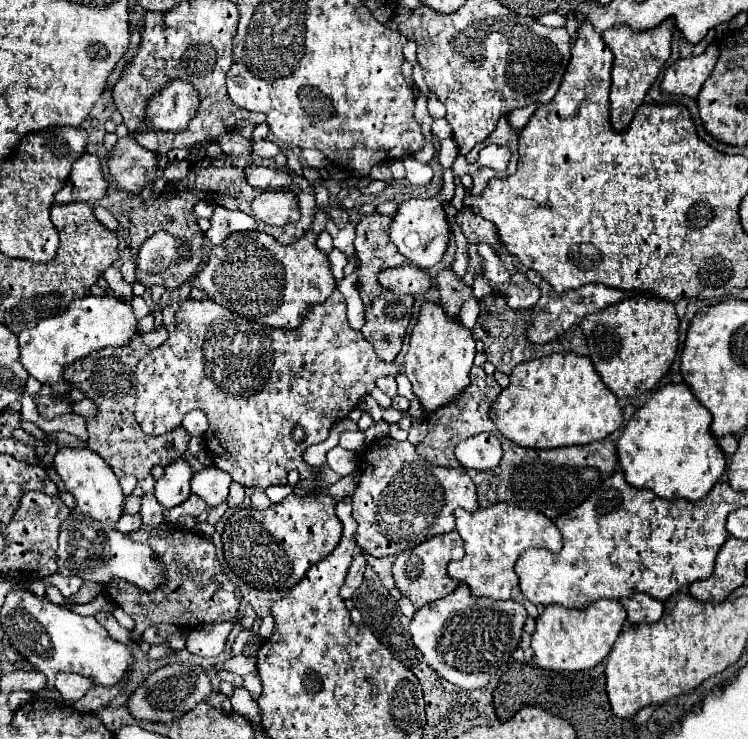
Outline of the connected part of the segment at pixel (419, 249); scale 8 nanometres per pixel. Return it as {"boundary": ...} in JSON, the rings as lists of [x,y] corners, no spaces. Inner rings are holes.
{"boundary":[[[444,171],[442,189],[434,197],[430,197],[430,199],[410,199],[410,201],[404,201],[404,203],[400,203],[398,213],[394,215],[392,231],[390,231],[392,243],[398,247],[398,251],[402,255],[406,255],[414,265],[418,265],[422,269],[430,269],[436,263],[440,263],[442,255],[448,249],[450,225],[448,225],[444,207],[454,199],[454,189],[456,189],[456,183],[454,183],[452,171]]]}

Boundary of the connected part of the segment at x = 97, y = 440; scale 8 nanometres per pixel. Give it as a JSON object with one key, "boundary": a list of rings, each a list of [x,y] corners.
{"boundary":[[[156,327],[154,331],[150,331],[146,335],[134,335],[132,343],[128,347],[108,347],[108,349],[94,351],[92,355],[70,365],[64,373],[66,381],[72,387],[84,389],[88,399],[92,399],[100,407],[100,415],[96,419],[88,421],[88,433],[90,433],[88,447],[92,451],[100,453],[104,457],[104,461],[108,461],[108,465],[116,477],[134,475],[136,479],[146,479],[152,467],[156,467],[156,465],[168,467],[168,463],[172,463],[172,459],[178,459],[188,449],[190,437],[182,429],[170,431],[160,437],[144,435],[144,431],[140,431],[140,425],[136,423],[136,417],[134,417],[136,363],[144,355],[148,355],[148,351],[160,347],[166,339],[168,339],[168,331],[164,327]]]}

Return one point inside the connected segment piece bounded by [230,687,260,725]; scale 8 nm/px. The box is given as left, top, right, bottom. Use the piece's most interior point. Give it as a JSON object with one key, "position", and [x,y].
{"position":[241,700]}

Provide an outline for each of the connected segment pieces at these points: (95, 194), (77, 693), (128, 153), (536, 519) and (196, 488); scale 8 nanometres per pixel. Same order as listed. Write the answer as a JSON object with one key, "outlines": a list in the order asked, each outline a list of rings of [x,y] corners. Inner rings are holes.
{"outlines":[[[[84,153],[74,165],[68,177],[68,183],[62,191],[56,193],[54,203],[72,203],[72,201],[100,201],[106,195],[108,181],[102,173],[100,159],[96,155]]],[[[58,673],[56,675],[56,689],[60,691],[62,699],[68,705],[74,705],[78,699],[82,699],[90,687],[94,687],[94,681],[80,677],[76,673]]],[[[132,135],[120,139],[112,155],[108,167],[124,191],[142,189],[156,171],[156,155],[140,147]]],[[[496,503],[488,509],[478,509],[474,513],[456,509],[454,517],[456,517],[456,531],[462,535],[464,541],[466,555],[460,561],[452,561],[448,565],[448,573],[452,579],[466,583],[474,597],[510,599],[510,591],[518,587],[514,563],[526,549],[546,547],[550,553],[558,553],[562,549],[562,535],[558,527],[542,513],[530,509]]],[[[204,467],[192,477],[192,493],[196,493],[208,507],[216,507],[226,501],[232,479],[218,467]]]]}

